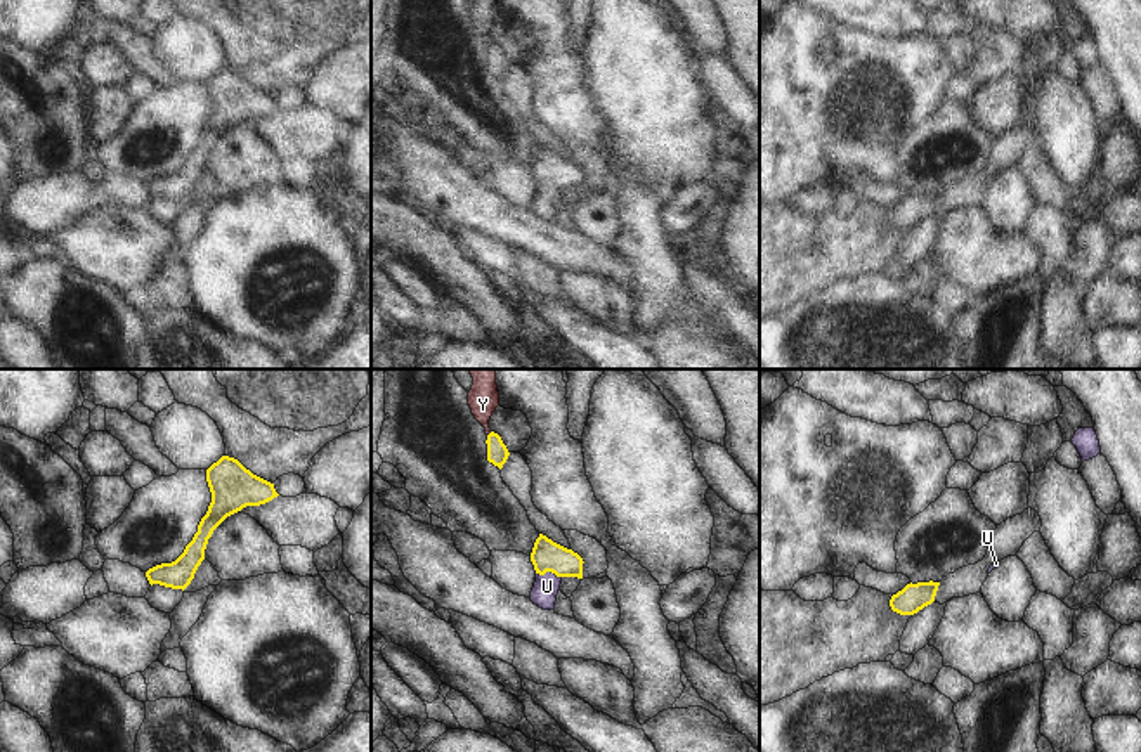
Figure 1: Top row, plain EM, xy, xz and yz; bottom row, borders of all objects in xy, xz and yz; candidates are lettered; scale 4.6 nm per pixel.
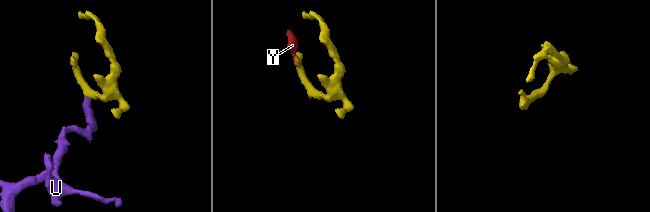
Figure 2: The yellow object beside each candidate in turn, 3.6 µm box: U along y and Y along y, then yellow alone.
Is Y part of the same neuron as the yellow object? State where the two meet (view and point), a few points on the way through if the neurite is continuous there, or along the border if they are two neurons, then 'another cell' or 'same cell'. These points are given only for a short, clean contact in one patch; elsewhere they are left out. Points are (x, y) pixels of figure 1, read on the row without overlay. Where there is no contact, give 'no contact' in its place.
xz (489, 45) | across xz (496, 63), (489, 45), (482, 30), (482, 14) | same cell

